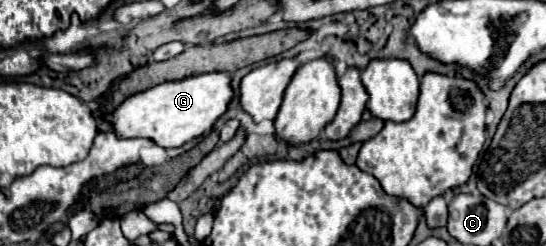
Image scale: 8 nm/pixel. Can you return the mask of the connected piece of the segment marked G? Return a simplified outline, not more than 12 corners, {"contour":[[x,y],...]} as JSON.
{"contour":[[223,72],[163,82],[111,114],[117,138],[177,148],[227,110]]}

